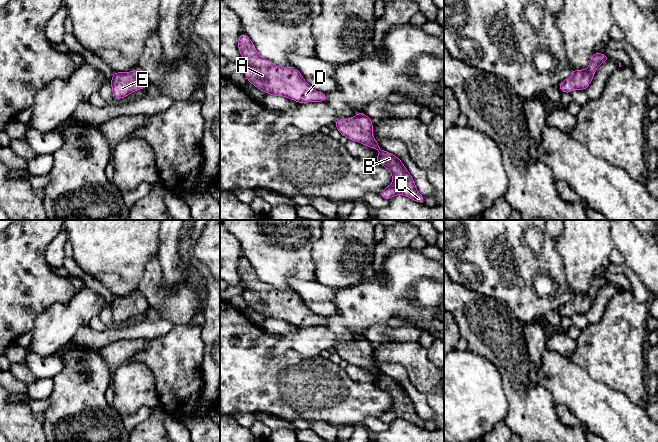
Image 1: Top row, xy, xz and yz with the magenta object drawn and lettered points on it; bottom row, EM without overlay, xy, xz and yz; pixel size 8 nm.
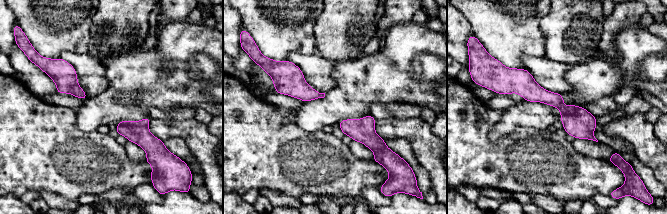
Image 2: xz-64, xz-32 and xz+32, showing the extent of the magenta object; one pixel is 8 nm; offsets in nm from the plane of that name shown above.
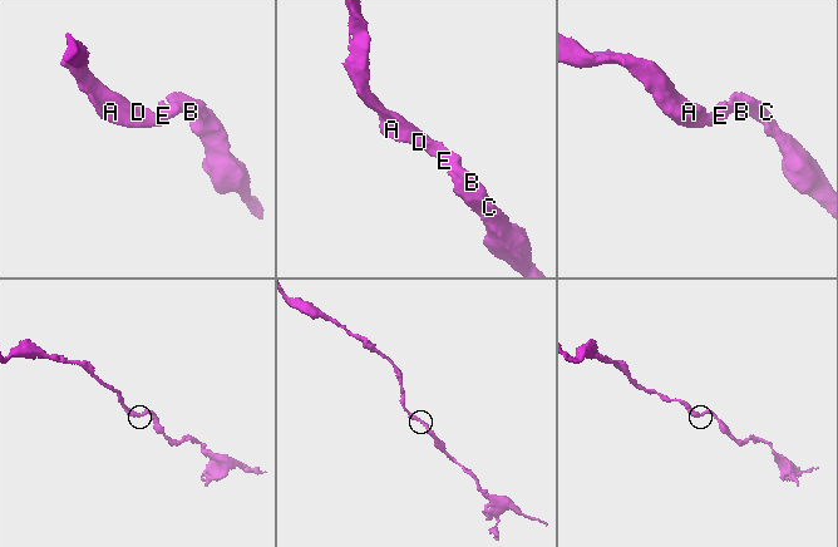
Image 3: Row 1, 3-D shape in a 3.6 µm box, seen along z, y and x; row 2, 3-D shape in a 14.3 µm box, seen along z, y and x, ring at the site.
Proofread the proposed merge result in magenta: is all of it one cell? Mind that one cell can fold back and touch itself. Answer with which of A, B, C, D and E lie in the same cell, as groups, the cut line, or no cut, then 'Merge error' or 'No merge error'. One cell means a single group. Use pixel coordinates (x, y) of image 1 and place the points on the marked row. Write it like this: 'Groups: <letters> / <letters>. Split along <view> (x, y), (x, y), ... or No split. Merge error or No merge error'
Groups: A B C D E. No split. No merge error

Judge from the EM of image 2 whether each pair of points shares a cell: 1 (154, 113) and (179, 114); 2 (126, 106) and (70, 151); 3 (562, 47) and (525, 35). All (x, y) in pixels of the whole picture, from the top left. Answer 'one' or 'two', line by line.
1: one
2: two
3: two

